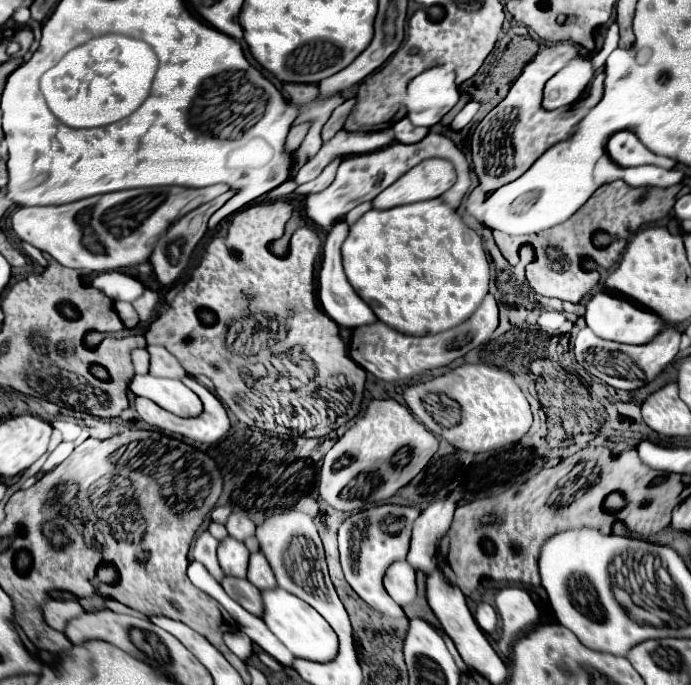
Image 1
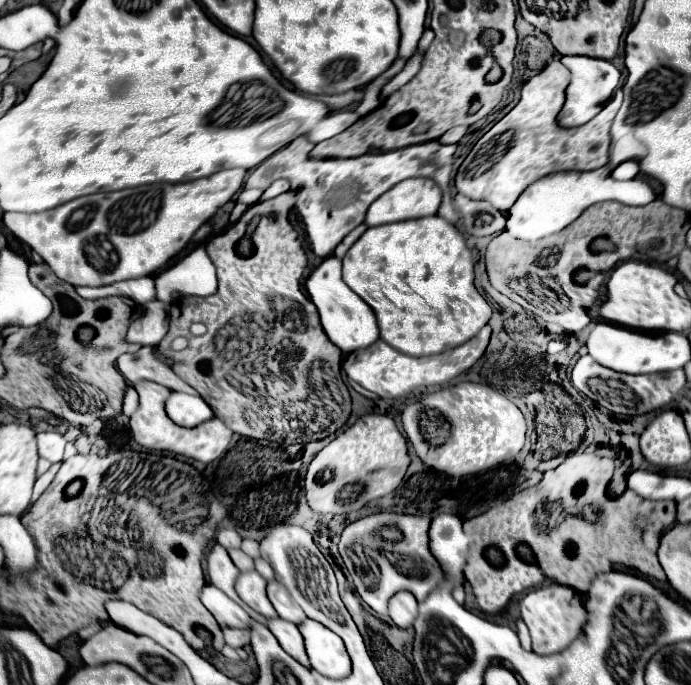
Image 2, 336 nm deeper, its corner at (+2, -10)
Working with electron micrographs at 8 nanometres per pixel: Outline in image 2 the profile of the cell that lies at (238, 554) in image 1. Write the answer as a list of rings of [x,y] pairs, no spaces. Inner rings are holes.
[[[250,570],[250,572],[240,572],[236,580],[236,592],[238,596],[256,612],[260,612],[266,618],[274,618],[276,610],[272,608],[268,596],[266,596],[266,580]]]

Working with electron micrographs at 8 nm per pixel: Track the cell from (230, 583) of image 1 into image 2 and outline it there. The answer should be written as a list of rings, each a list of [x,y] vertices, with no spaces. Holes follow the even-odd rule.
[[[270,618],[266,622],[268,630],[276,636],[276,640],[280,642],[280,646],[292,656],[296,658],[300,664],[304,664],[306,668],[310,668],[308,656],[304,652],[304,642],[302,642],[302,634],[298,632],[298,626],[292,622],[286,622],[282,618]]]

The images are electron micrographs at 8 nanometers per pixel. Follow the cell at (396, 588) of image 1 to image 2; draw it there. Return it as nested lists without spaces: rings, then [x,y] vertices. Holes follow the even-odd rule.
[[[398,592],[396,596],[392,596],[388,610],[396,626],[410,628],[414,618],[418,616],[418,602],[410,592]]]

